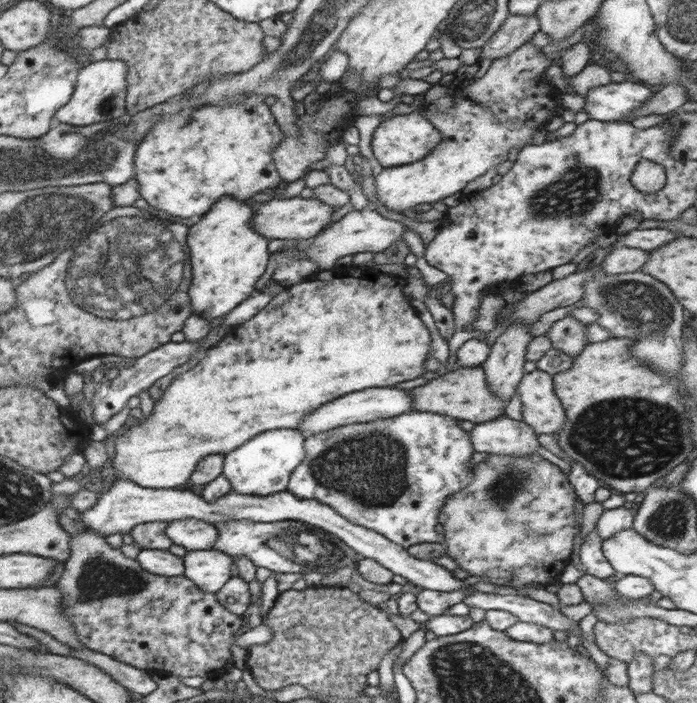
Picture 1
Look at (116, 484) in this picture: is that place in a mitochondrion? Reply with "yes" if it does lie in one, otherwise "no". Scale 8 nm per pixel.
no

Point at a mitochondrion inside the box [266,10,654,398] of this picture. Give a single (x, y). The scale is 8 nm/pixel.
(573, 195)

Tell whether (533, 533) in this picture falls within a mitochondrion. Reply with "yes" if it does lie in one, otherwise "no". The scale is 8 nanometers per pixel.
yes

